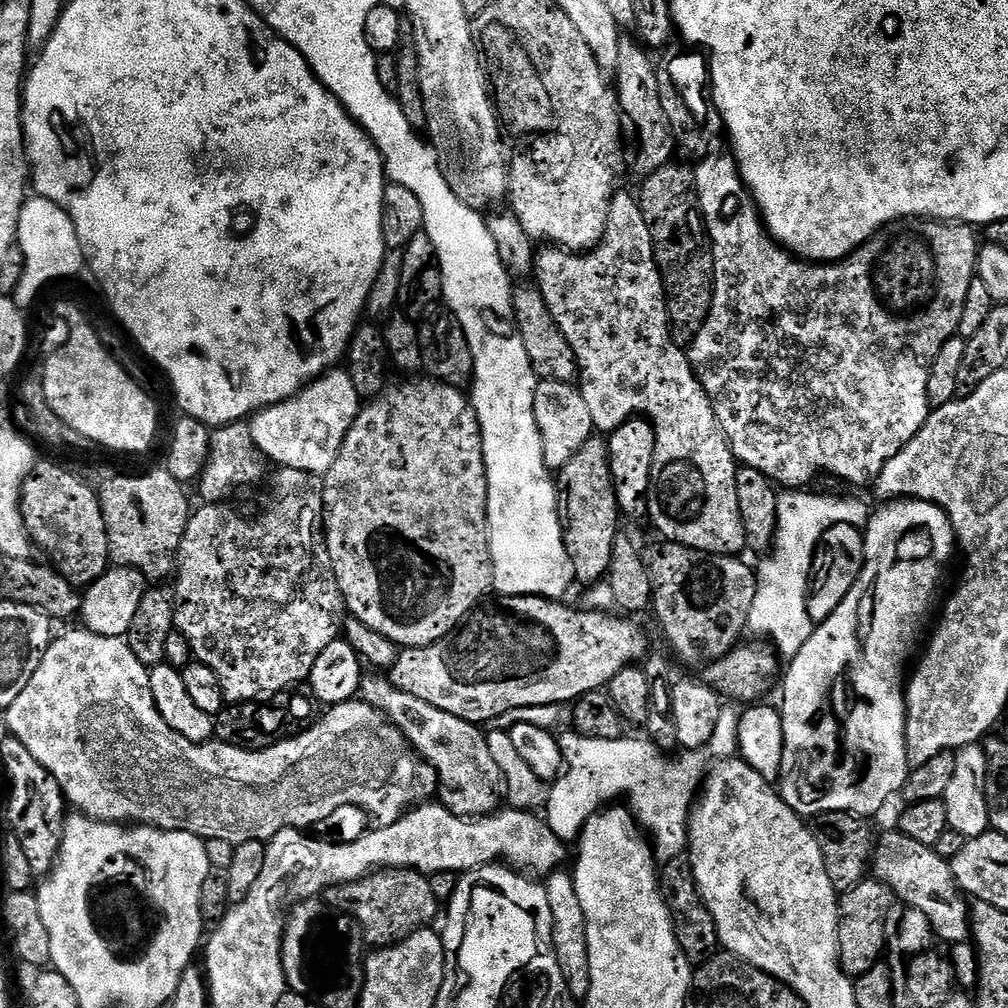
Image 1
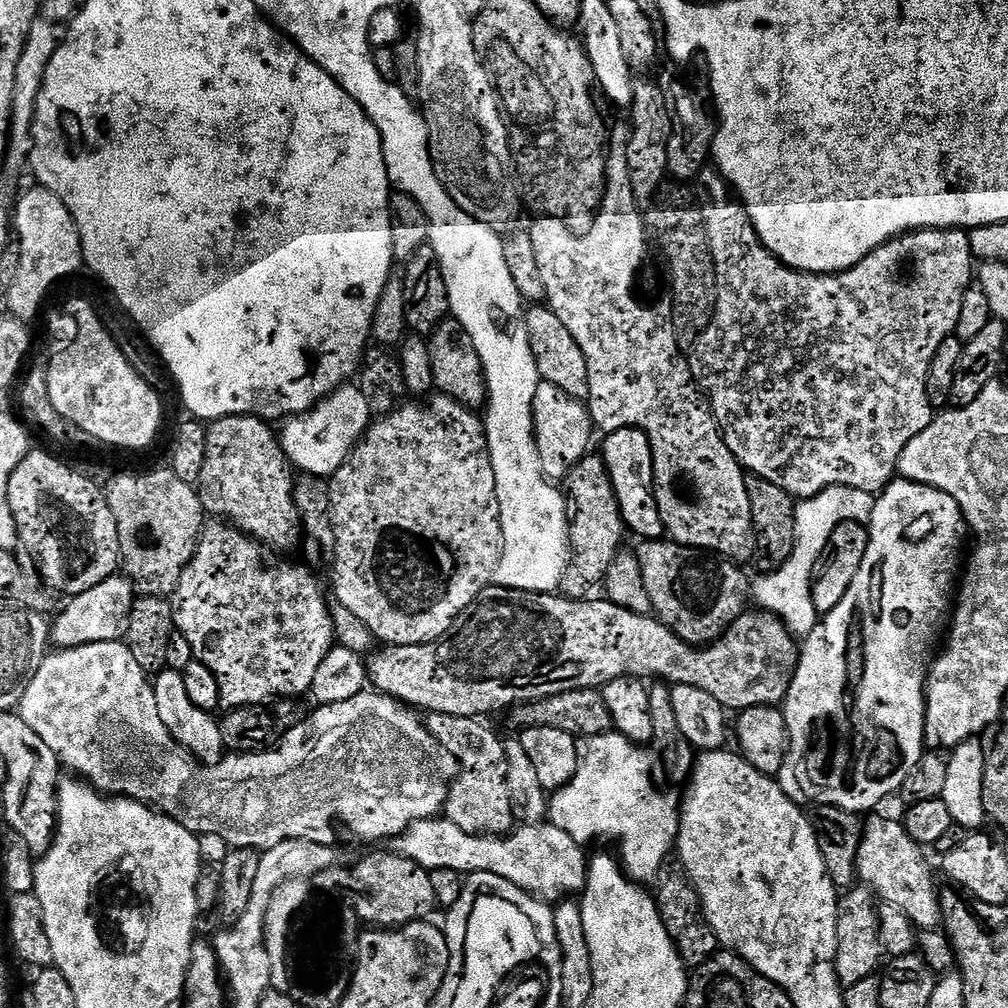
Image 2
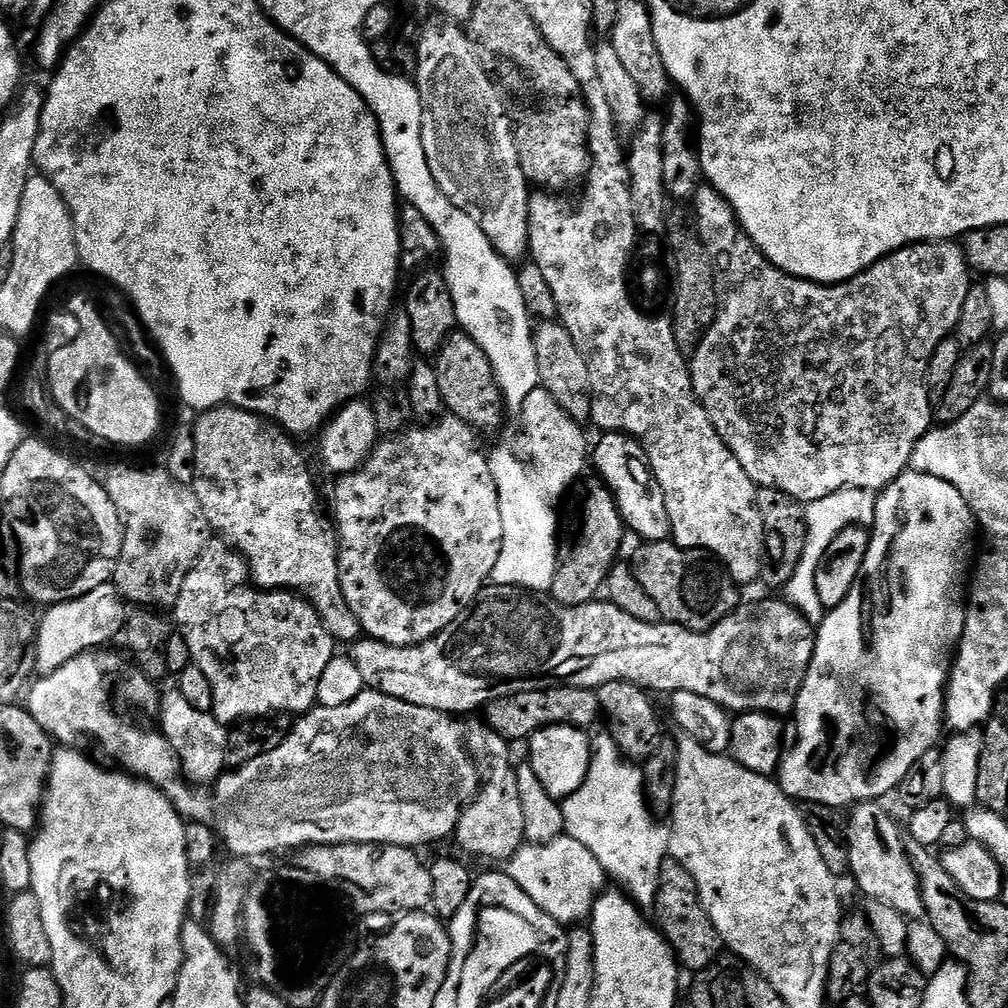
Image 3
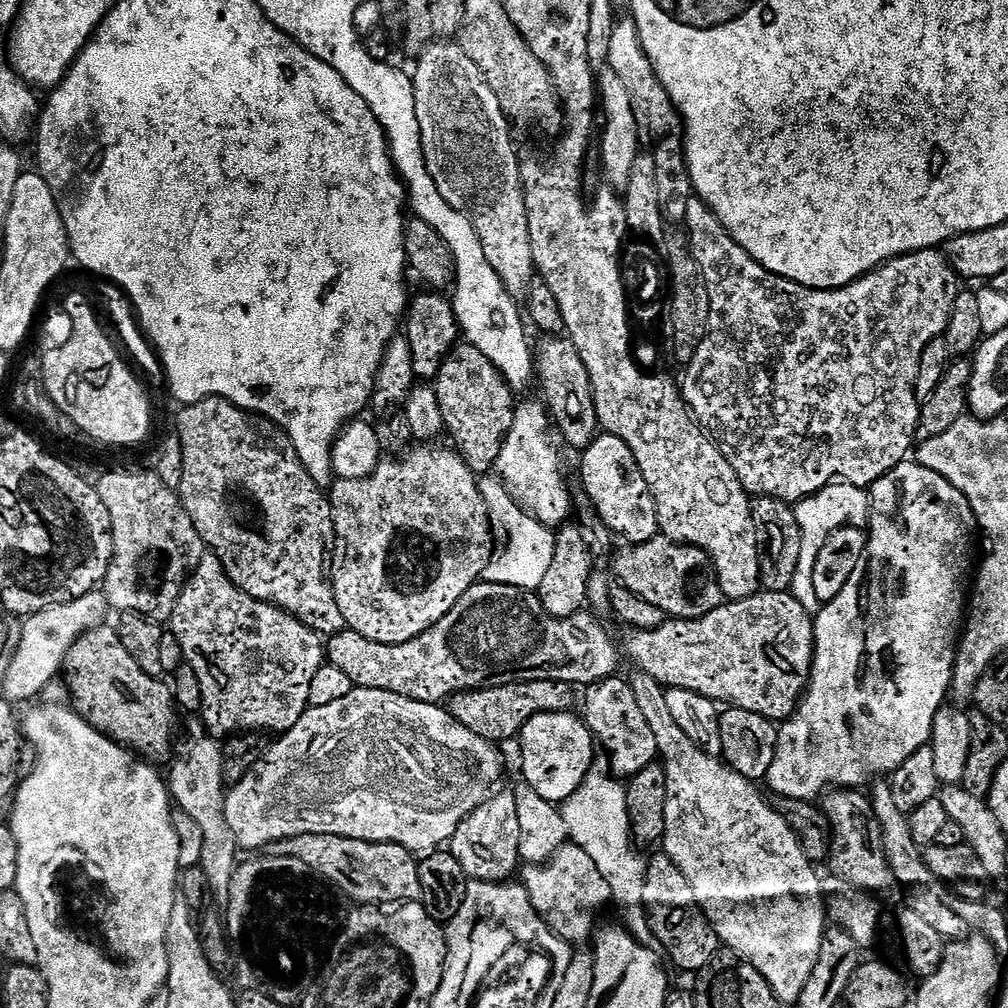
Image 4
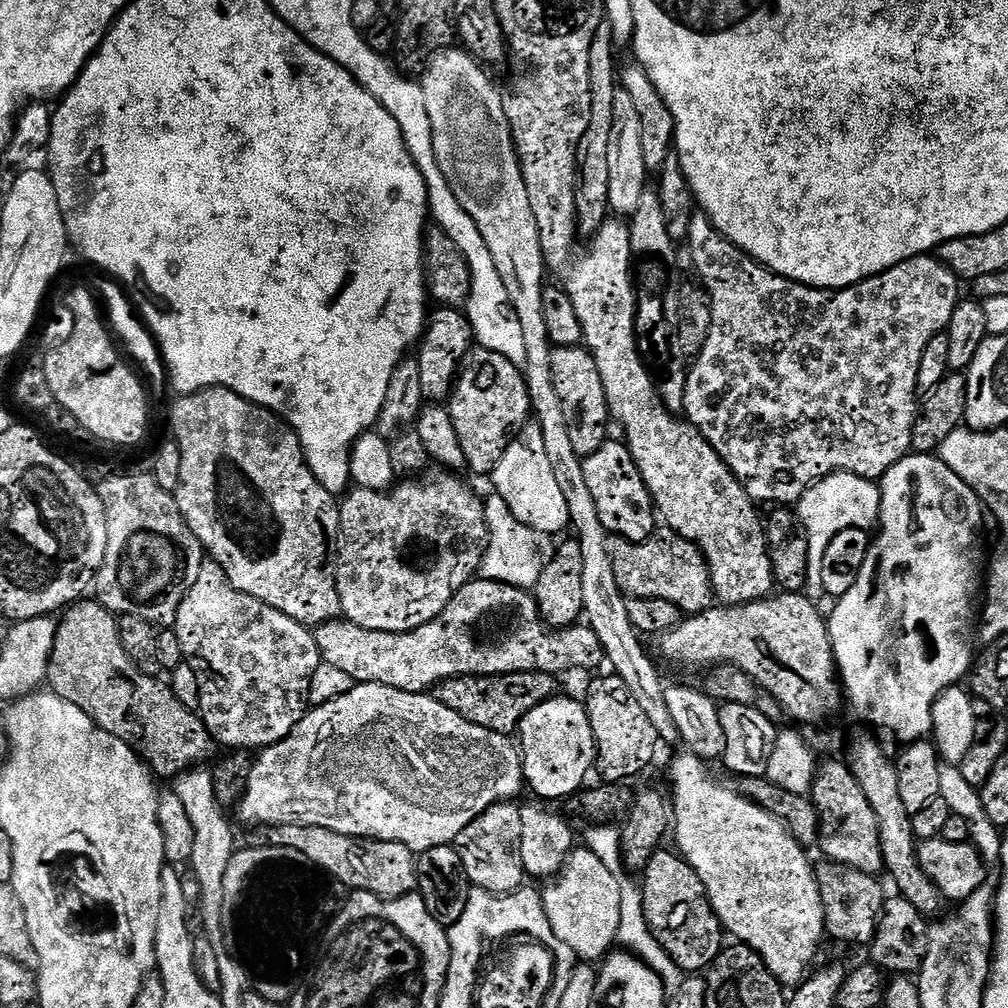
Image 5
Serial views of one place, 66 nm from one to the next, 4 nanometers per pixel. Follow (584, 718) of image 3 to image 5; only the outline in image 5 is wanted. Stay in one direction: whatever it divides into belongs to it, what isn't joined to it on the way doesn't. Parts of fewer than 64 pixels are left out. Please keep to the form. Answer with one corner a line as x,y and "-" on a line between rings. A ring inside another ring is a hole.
511,672
505,676
455,676
449,680
443,680
434,689
434,695
442,706
462,714
466,722
474,722
474,726
482,726
491,732
502,732
512,734
519,729
522,718
534,710
534,706
542,706
542,702
551,700
557,695
557,677
550,672

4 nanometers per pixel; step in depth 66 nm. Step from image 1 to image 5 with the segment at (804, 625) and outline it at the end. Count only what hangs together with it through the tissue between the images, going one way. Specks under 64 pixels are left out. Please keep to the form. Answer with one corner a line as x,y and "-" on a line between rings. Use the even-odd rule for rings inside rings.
836,472
833,476
819,480
800,495
798,515
800,521
804,523
810,542
806,592
812,598
823,597
825,593
822,586
822,558
826,555
826,546
830,546
830,542
834,542
834,538
842,534
842,530
851,528
872,530
877,527
880,518
880,489
865,476
853,472

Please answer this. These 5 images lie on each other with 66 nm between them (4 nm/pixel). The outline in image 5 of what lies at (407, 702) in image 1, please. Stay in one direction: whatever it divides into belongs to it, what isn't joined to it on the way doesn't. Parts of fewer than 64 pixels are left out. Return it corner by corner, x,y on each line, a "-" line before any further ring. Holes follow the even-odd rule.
516,802
495,804
487,808
481,816
474,818
462,834
454,841
458,858
466,866
468,882
472,888
481,888
487,892
507,894
515,892
525,883
526,873
522,866
522,814
521,805

